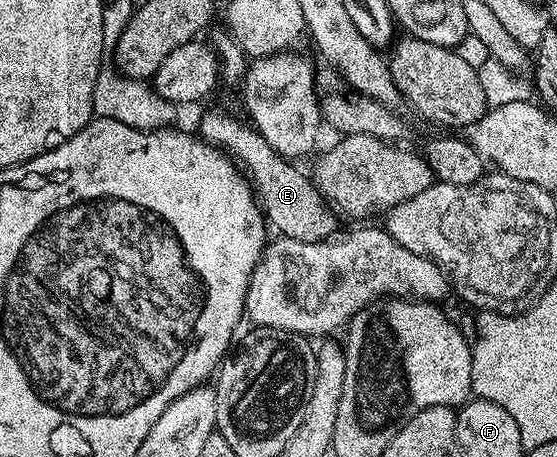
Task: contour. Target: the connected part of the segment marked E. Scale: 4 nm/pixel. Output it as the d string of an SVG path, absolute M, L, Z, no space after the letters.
M208 111L200 119L198 135L236 160L249 175L255 196L269 226L283 237L301 242L320 242L337 234L337 212L326 202L313 178L298 169L295 162L282 157L251 124L222 112Z

